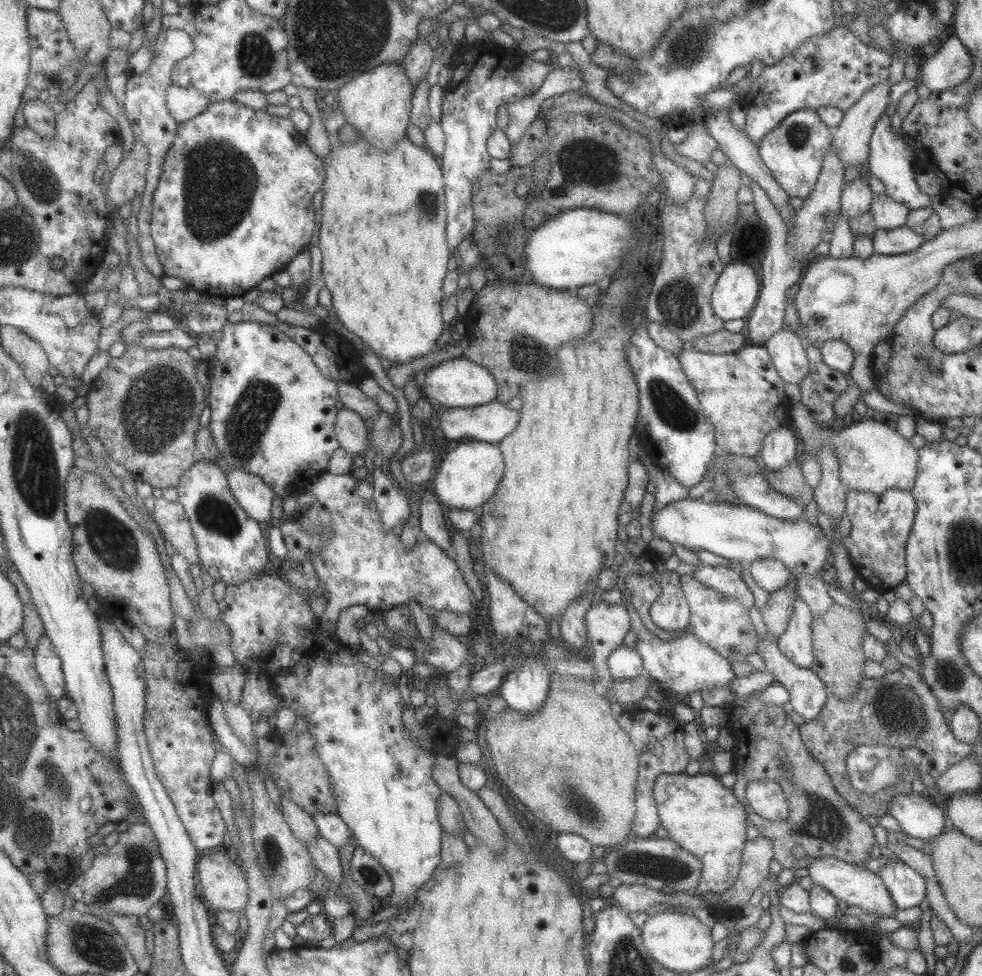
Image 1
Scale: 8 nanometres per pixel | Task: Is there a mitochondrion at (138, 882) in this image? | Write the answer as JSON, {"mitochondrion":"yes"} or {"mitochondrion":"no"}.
{"mitochondrion":"yes"}

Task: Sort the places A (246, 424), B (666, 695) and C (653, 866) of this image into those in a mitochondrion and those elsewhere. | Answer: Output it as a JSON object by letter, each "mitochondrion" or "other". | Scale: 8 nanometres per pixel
{"A":"mitochondrion","B":"other","C":"mitochondrion"}

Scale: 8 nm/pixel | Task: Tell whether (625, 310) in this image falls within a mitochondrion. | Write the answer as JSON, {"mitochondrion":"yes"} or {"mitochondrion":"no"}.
{"mitochondrion":"yes"}

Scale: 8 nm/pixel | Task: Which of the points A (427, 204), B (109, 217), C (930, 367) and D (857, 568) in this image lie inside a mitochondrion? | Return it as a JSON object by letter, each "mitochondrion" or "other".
{"A":"mitochondrion","B":"other","C":"mitochondrion","D":"other"}

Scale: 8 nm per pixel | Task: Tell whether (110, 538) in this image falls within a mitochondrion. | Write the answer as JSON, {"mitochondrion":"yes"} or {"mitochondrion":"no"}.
{"mitochondrion":"yes"}

